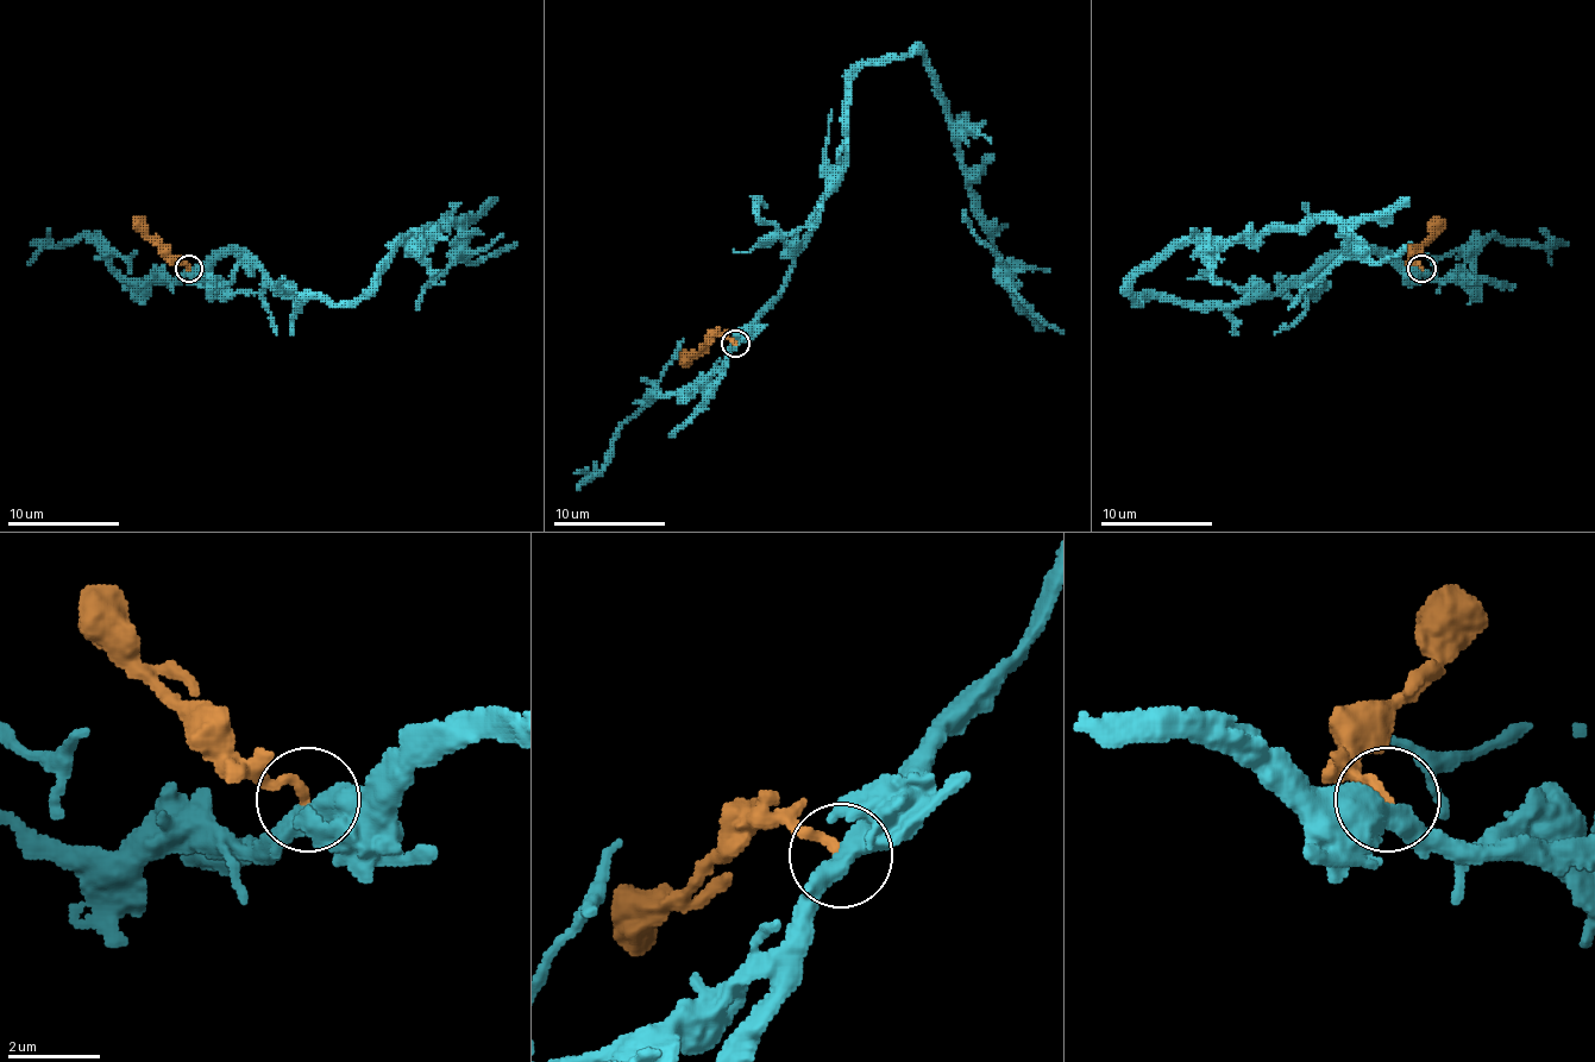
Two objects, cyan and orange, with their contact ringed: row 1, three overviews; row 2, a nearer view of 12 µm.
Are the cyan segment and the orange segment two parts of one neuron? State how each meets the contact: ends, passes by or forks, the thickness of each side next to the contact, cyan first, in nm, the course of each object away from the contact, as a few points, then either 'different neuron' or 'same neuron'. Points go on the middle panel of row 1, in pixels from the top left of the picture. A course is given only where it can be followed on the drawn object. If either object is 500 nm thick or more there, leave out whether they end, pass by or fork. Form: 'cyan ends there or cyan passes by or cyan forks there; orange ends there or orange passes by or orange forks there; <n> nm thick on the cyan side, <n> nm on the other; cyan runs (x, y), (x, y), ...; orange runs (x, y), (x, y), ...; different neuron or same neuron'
cyan passes by; orange ends there; 480 nm thick on the cyan side, 220 nm on the other; cyan runs (736, 341), (842, 168), (865, 64), (929, 62), (1010, 275), (965, 209); orange runs (736, 344), (714, 335), (697, 352), (689, 352), (680, 360); different neuron

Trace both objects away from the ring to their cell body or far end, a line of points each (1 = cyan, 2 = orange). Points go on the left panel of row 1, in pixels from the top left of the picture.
1: (189, 268), (245, 253), (296, 303), (352, 303), (402, 243), (450, 220), (464, 251), (421, 289), (419, 309)
2: (189, 268), (167, 253), (133, 217)

